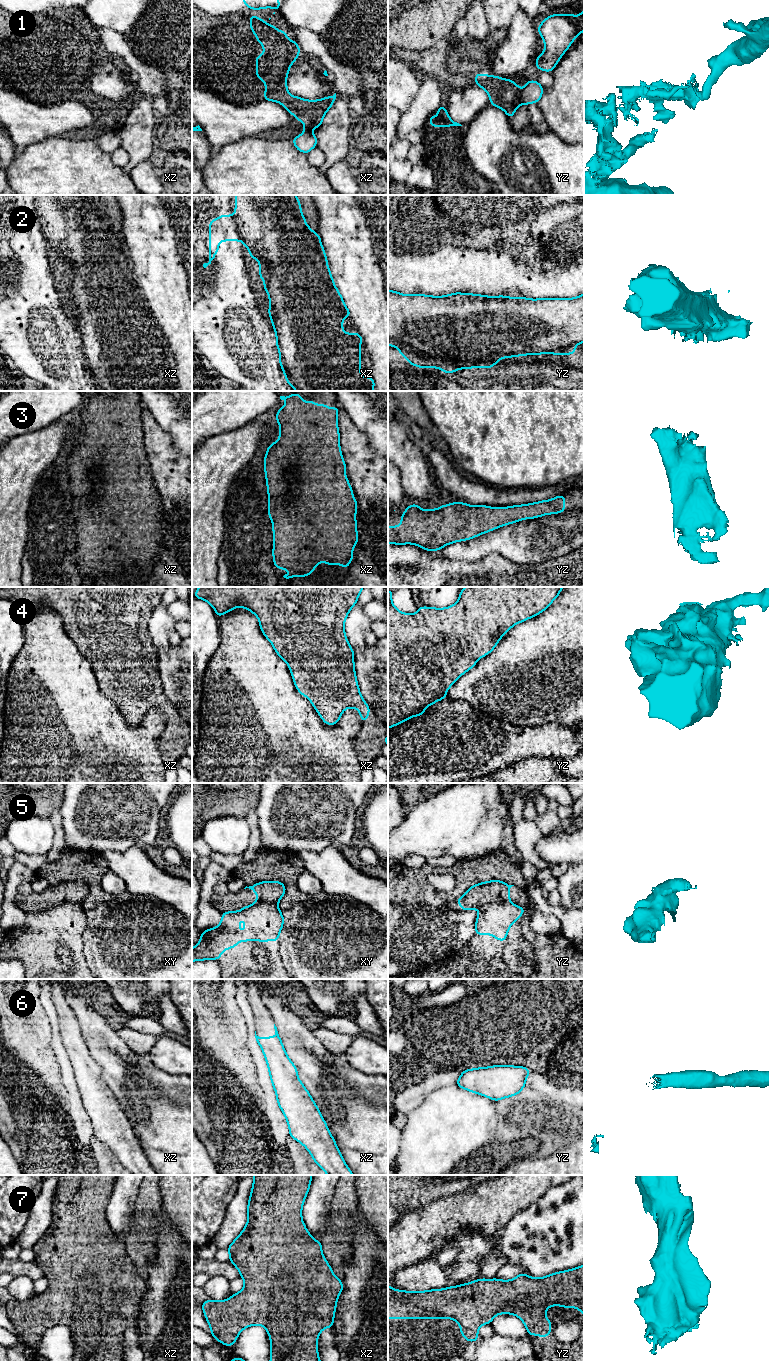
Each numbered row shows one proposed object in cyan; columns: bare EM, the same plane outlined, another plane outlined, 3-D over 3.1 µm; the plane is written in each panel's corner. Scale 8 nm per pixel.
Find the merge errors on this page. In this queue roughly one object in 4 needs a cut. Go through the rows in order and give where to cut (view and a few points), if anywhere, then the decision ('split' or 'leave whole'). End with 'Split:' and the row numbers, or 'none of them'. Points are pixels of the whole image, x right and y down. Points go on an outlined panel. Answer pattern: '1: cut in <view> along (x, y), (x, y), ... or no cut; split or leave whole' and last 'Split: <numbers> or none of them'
1: cut in yz along (523, 90), (522, 103); split
2: no cut; leave whole
3: no cut; leave whole
4: no cut; leave whole
5: cut in yz along (509, 901), (493, 902), (478, 908); split
6: no cut; leave whole
7: no cut; leave whole
Split: 1, 5

